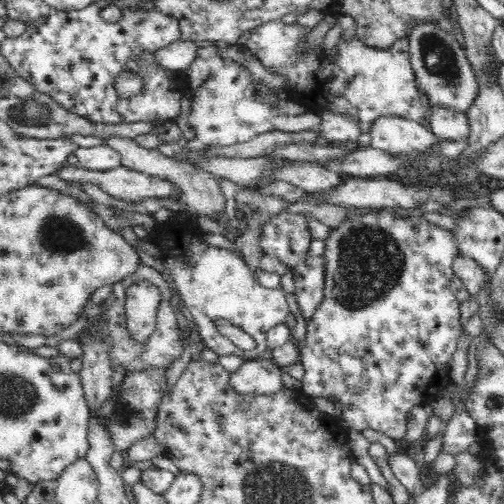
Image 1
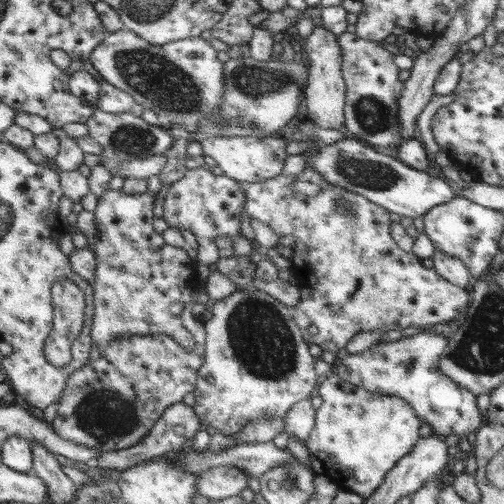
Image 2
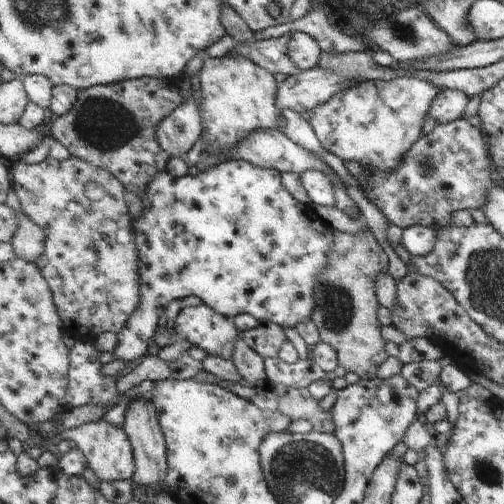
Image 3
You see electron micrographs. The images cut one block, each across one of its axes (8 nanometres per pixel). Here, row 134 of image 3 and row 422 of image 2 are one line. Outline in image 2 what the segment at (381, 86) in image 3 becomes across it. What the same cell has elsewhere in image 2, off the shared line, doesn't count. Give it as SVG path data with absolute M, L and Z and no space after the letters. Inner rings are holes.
M337 374L325 378L317 394L323 398L323 404L307 446L321 458L325 474L341 490L361 494L369 500L385 484L397 462L409 456L421 442L421 418L407 400L369 394L369 390L357 388L337 378Z

